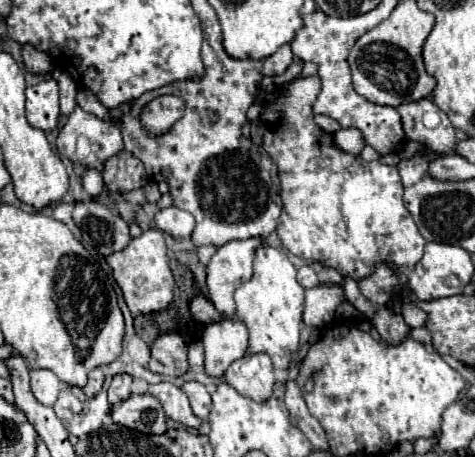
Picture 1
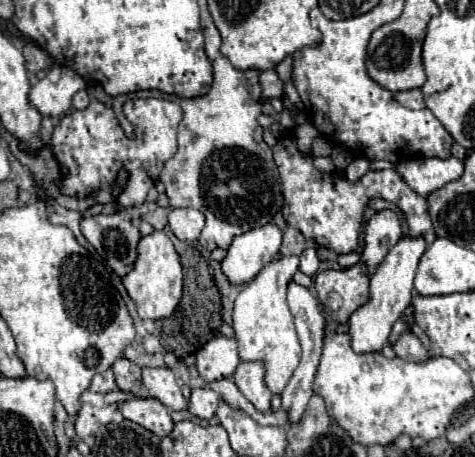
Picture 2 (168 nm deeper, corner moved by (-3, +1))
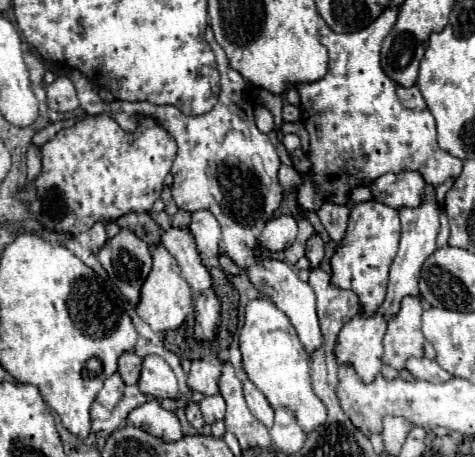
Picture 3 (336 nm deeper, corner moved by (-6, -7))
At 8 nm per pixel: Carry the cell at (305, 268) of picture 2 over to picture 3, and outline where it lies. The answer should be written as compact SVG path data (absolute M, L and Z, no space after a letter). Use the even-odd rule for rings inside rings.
M312 234L310 240L308 240L308 246L306 246L306 258L310 260L312 268L316 268L320 264L320 260L324 258L324 242L320 238L320 234Z

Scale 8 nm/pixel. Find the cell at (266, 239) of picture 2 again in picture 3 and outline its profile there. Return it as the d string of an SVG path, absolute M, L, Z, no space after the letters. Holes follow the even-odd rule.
M282 214L278 218L268 220L260 236L260 246L266 250L286 250L296 240L296 232L298 232L296 218Z

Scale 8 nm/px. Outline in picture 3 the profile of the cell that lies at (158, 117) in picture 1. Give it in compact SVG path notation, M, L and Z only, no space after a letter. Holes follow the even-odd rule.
M108 114L88 116L70 128L62 128L42 146L42 172L32 184L18 190L16 198L28 206L46 230L80 234L96 222L114 222L128 212L152 210L154 200L160 198L164 176L170 172L174 158L176 142L154 118L140 118L138 128L134 132L126 132Z

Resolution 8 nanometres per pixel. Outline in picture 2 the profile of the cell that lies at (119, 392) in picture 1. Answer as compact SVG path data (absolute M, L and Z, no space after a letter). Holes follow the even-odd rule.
M119 358L113 366L113 372L115 372L115 382L117 382L117 388L123 390L123 392L131 392L131 394L137 394L139 388L141 388L141 368L125 358Z

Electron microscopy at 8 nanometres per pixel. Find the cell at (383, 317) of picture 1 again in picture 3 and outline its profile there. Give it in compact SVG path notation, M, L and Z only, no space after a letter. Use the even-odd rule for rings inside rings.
M410 358L406 364L408 372L416 378L416 380L428 380L428 382L444 382L454 378L450 372L446 372L444 368L440 368L440 364L436 360L428 360L428 358Z

